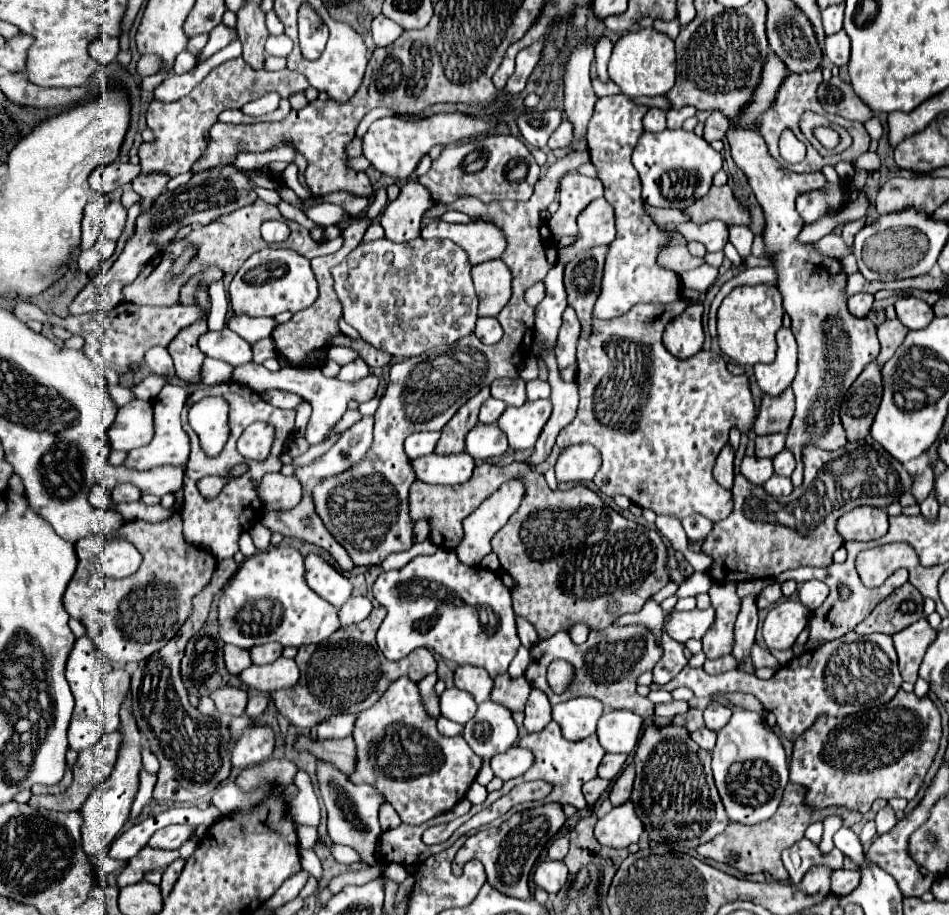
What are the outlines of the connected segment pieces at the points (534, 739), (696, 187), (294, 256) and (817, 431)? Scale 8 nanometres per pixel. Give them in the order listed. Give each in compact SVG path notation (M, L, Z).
M551 721L543 731L539 731L539 733L527 733L525 737L521 737L521 739L519 739L519 745L525 747L525 749L529 749L529 751L535 755L535 761L533 761L531 769L527 769L521 777L515 777L515 779L507 781L499 791L489 793L487 799L485 799L485 803L473 805L467 815L463 815L463 817L459 817L459 819L455 819L455 821L451 821L451 823L445 823L445 825L429 827L429 829L423 833L423 837L451 837L453 831L455 831L459 825L463 825L467 819L471 819L475 813L479 813L481 809L489 807L489 805L491 805L493 801L497 801L501 795L507 795L515 785L519 785L519 783L523 783L523 781L533 781L533 779L545 779L545 781L553 783L551 797L547 797L545 803L559 803L559 805L571 803L571 805L575 805L577 809L587 807L587 801L585 801L585 797L583 797L583 793L581 793L581 787L583 787L583 783L587 783L589 779L597 777L597 767L599 767L599 763L601 763L601 759L603 759L603 755L605 755L605 749L599 745L597 735L591 735L591 737L581 739L581 741L569 741L569 739L565 739L565 737L561 735L559 725L557 725L555 721Z
M665 129L661 133L643 133L635 151L633 165L643 183L643 199L653 207L683 209L707 195L713 175L721 169L723 157L703 137L683 129Z
M261 249L253 253L247 263L237 271L229 285L229 297L233 311L251 317L275 317L283 311L303 311L317 299L317 281L311 271L309 259L291 249Z
M759 123L749 125L749 127L731 127L727 131L727 139L729 139L729 145L731 145L733 161L745 173L745 177L747 177L761 209L763 209L763 215L765 215L765 229L763 229L765 247L767 247L767 251L775 253L775 267L777 267L777 275L779 275L777 287L783 295L785 311L791 317L791 331L795 333L795 339L797 339L797 345L799 345L799 369L797 369L797 375L793 379L793 393L795 393L797 409L795 409L795 417L791 421L789 433L787 433L787 449L797 459L797 467L791 475L791 481L793 481L793 487L799 487L801 481L803 481L803 447L805 445L813 445L813 447L819 447L819 449L825 449L825 451L833 451L833 449L841 449L847 443L845 429L839 421L839 405L841 405L843 395L851 387L851 383L865 369L865 365L875 361L875 357L879 353L879 341L877 341L877 335L875 335L875 325L871 325L869 319L857 319L847 311L847 299L843 297L845 273L841 269L841 263L837 259L819 255L811 245L799 245L797 243L797 235L803 227L803 219L799 217L799 213L795 209L795 199L797 199L799 191L821 189L825 185L823 173L799 173L797 175L797 173L791 173L791 171L779 167L779 163L771 157L765 139L759 133Z

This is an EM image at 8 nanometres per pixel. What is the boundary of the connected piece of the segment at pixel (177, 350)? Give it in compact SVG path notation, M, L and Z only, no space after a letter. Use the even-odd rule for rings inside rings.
M207 317L187 325L185 329L181 329L177 333L177 337L169 343L167 349L169 349L169 355L175 361L177 377L191 381L191 383L197 383L199 369L201 369L203 359L205 359L205 355L197 347L197 339L205 331L207 331Z

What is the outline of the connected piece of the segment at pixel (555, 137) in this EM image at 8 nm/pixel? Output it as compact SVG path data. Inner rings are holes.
M563 119L563 123L553 131L553 135L549 137L549 149L559 149L559 147L569 147L573 141L571 137L571 123L567 119Z

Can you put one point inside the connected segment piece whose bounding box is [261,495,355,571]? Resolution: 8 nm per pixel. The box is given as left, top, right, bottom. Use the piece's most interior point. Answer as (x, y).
(302, 522)

